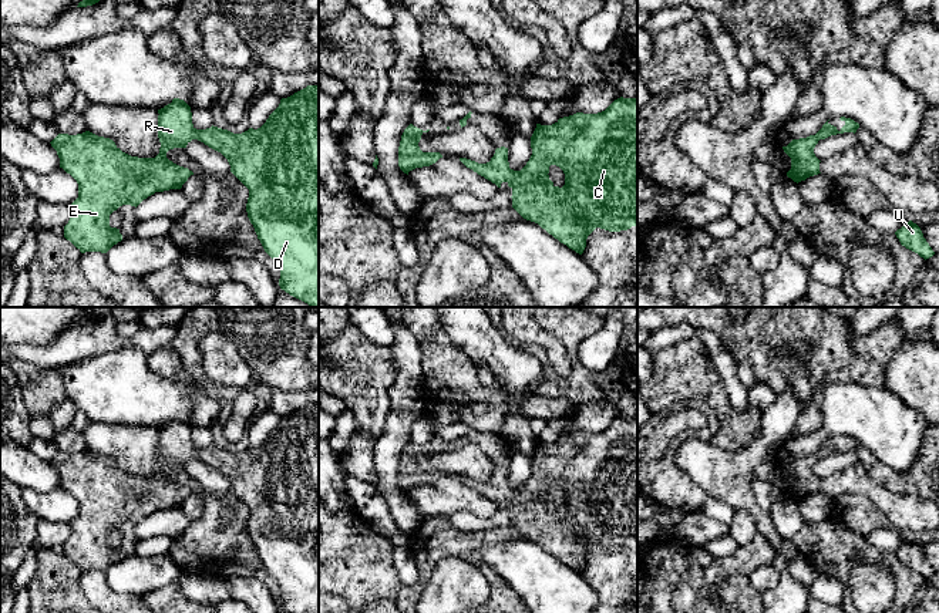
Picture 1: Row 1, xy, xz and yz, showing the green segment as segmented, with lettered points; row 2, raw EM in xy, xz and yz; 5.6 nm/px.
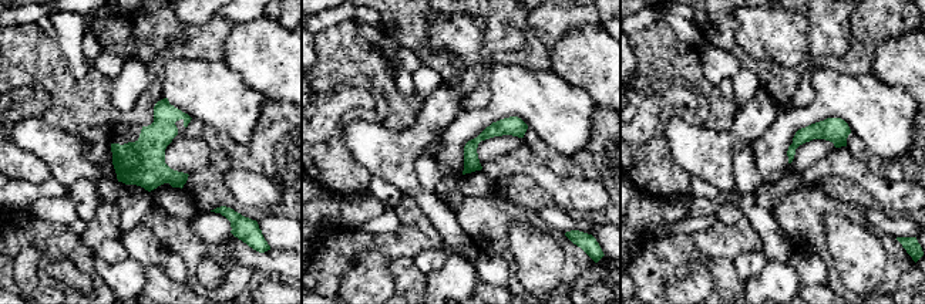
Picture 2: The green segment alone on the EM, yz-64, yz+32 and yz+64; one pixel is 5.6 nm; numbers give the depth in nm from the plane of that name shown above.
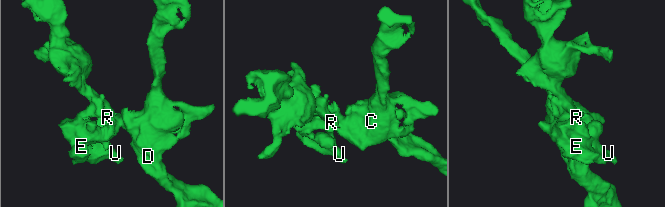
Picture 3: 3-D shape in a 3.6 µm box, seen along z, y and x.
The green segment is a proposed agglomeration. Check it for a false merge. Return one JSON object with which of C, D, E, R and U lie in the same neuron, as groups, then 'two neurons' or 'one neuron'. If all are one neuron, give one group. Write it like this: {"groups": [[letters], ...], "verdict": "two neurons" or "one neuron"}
{"groups": [["C", "D", "E", "R", "U"]], "verdict": "one neuron"}

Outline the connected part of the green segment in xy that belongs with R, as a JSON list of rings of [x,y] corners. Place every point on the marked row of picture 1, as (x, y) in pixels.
[[[307,85],[293,95],[282,98],[279,107],[260,128],[249,128],[242,134],[233,134],[213,125],[206,129],[196,129],[192,124],[191,107],[179,98],[174,98],[171,104],[158,110],[158,114],[161,148],[155,158],[131,156],[122,152],[112,139],[90,131],[77,135],[58,134],[50,142],[60,158],[60,168],[78,183],[78,198],[70,205],[70,220],[64,226],[64,238],[81,253],[107,253],[122,240],[120,229],[110,226],[110,215],[122,205],[137,208],[155,192],[181,189],[193,172],[169,161],[166,152],[174,148],[186,148],[192,139],[198,139],[221,152],[228,159],[230,172],[249,189],[248,218],[265,252],[280,270],[280,289],[310,307],[319,307],[319,85]]]

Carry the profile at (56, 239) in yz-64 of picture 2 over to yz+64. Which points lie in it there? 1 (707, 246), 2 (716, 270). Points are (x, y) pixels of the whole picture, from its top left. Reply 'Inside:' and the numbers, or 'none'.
Inside: 2

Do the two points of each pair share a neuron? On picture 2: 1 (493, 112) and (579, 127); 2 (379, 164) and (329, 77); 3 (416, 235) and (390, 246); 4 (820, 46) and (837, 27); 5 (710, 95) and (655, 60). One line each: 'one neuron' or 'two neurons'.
1: one neuron
2: two neurons
3: one neuron
4: one neuron
5: one neuron

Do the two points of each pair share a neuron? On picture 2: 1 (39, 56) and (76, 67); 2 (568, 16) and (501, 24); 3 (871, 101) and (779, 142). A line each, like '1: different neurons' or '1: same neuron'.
1: different neurons
2: different neurons
3: same neuron

